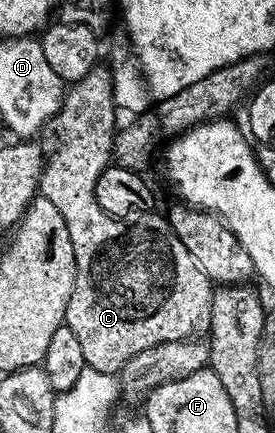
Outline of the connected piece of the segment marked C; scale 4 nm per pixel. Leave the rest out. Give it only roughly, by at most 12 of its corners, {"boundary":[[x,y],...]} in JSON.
{"boundary":[[64,93],[38,186],[65,216],[88,367],[206,335],[211,279],[159,212],[97,204],[117,107]]}

